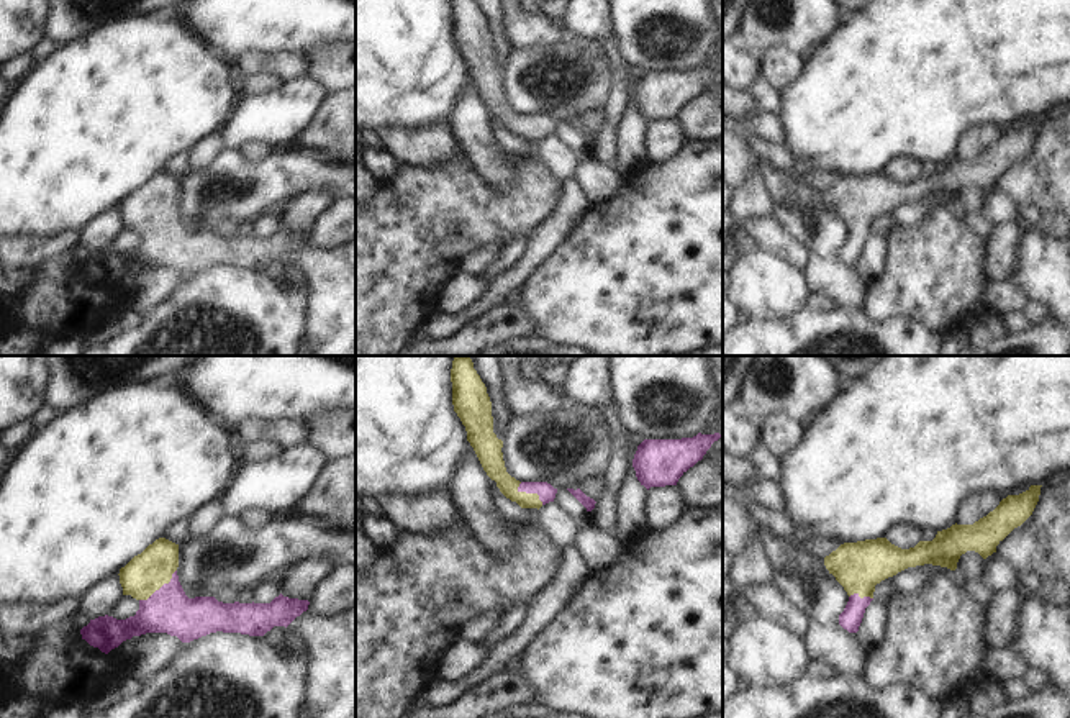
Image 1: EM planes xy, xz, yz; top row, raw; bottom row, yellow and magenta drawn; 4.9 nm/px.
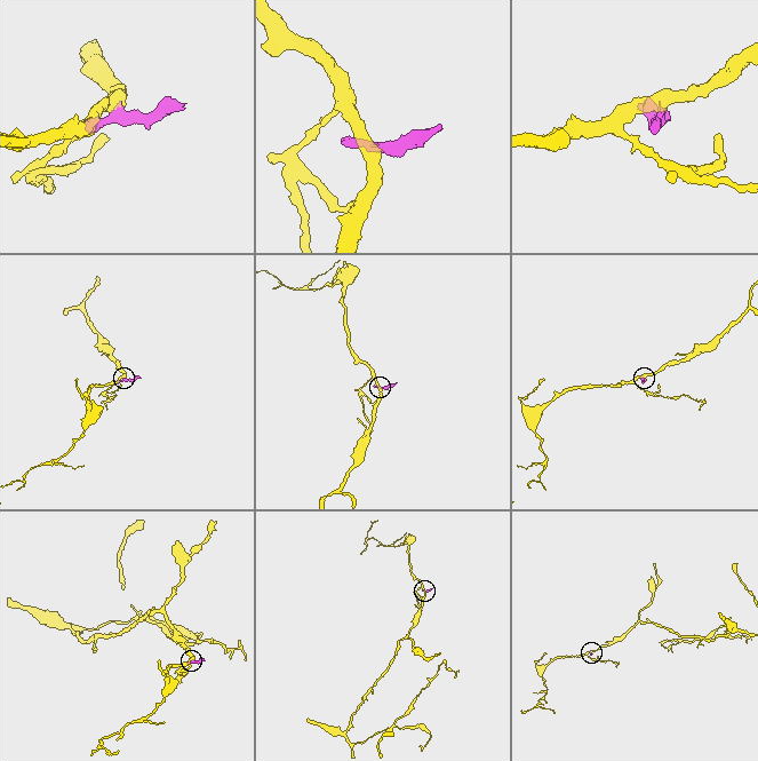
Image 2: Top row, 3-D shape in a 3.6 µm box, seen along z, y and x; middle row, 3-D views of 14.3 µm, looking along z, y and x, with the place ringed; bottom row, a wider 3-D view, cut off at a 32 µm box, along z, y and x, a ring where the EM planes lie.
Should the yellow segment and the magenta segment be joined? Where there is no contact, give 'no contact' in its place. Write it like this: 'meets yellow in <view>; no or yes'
meets yellow in xy; yes

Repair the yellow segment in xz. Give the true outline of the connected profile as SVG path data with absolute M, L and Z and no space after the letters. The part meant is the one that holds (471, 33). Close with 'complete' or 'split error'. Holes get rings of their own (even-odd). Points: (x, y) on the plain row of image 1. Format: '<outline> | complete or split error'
M452 0L452 38L467 64L487 108L500 125L521 141L541 141L554 134L557 121L547 115L519 115L506 105L503 74L493 66L492 34L487 20L474 0Z | split error

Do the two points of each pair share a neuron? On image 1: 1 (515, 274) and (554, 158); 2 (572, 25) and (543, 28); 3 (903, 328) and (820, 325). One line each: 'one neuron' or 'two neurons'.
1: two neurons
2: two neurons
3: one neuron

